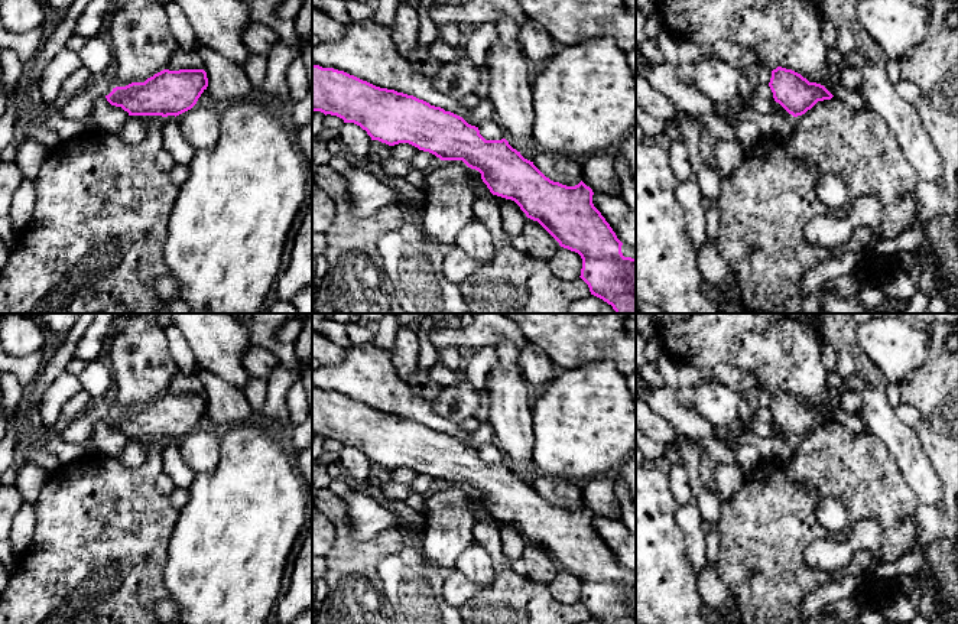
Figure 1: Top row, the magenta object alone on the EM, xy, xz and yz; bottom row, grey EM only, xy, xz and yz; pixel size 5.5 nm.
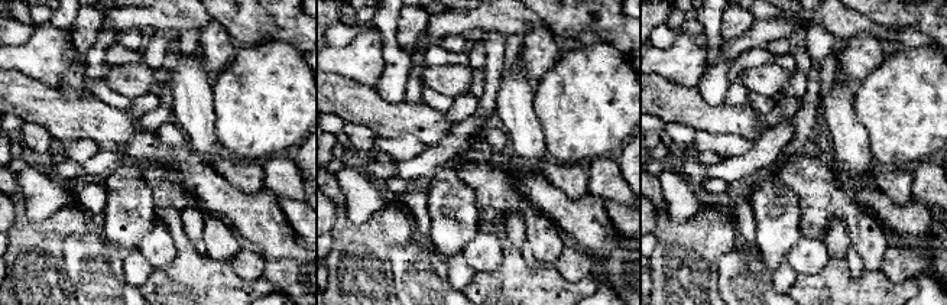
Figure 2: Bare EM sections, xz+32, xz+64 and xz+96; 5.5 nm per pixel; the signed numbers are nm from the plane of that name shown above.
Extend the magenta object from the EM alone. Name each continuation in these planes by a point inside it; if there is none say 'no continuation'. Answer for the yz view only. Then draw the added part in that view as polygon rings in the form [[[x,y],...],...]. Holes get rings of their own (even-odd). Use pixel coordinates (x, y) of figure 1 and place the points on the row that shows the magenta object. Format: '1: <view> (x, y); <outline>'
no continuation

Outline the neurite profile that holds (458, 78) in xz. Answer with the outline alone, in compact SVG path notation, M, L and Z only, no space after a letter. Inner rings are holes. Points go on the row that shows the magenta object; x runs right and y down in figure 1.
M464 55L452 64L444 64L441 71L431 78L435 90L454 98L472 94L480 85L484 66L471 64Z

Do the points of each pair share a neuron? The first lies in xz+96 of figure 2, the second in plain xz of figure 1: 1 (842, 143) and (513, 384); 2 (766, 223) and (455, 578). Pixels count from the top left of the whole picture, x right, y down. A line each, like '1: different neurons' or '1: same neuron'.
1: same neuron
2: different neurons

